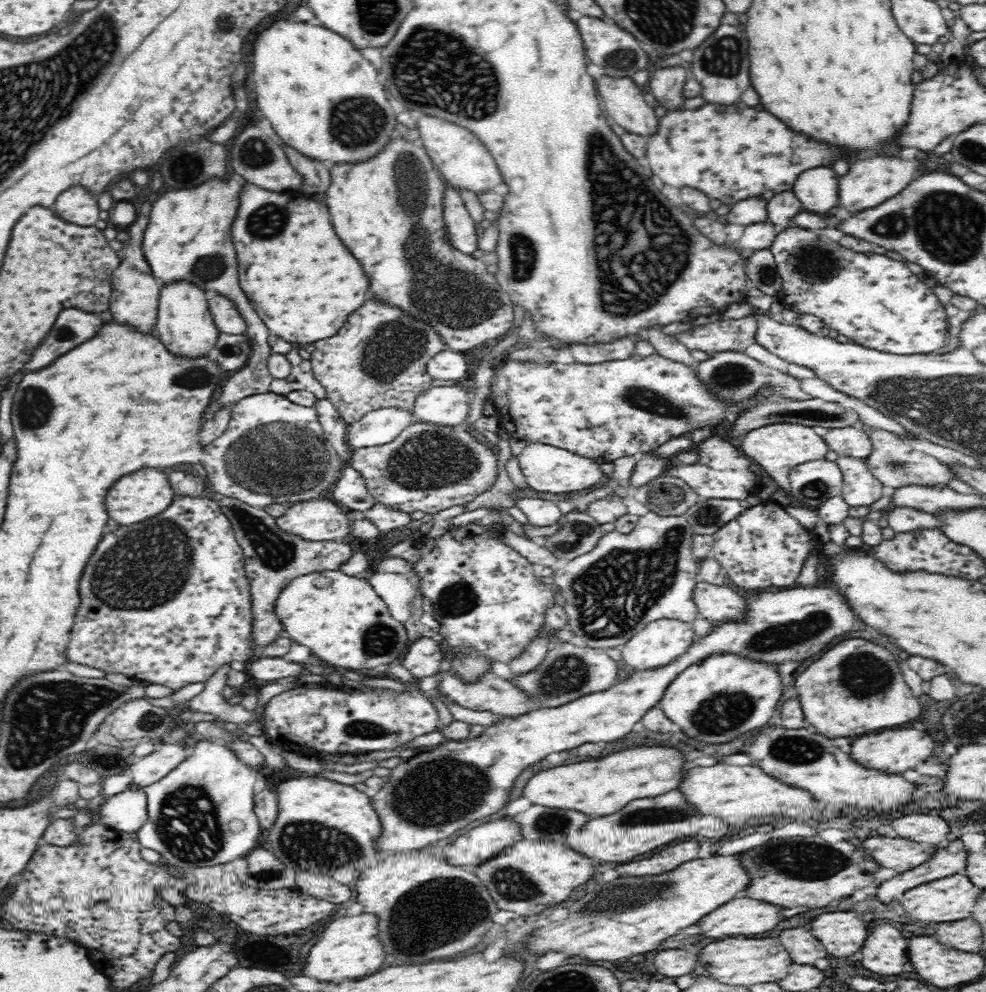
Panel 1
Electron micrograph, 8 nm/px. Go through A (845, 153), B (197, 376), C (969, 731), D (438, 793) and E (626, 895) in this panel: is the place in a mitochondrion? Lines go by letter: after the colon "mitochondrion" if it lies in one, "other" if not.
A: other
B: mitochondrion
C: other
D: mitochondrion
E: mitochondrion

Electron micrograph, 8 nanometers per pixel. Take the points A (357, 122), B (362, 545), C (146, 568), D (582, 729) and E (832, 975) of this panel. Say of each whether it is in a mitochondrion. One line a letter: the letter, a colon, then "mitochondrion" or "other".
A: mitochondrion
B: other
C: mitochondrion
D: other
E: other

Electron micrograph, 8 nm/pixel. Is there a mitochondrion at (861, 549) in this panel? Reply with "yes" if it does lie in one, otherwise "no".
no

